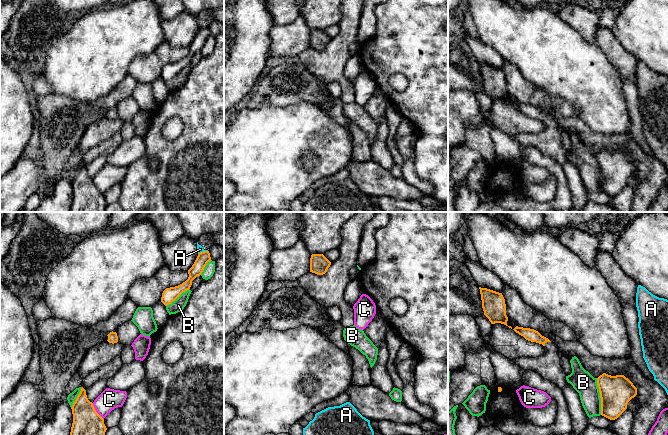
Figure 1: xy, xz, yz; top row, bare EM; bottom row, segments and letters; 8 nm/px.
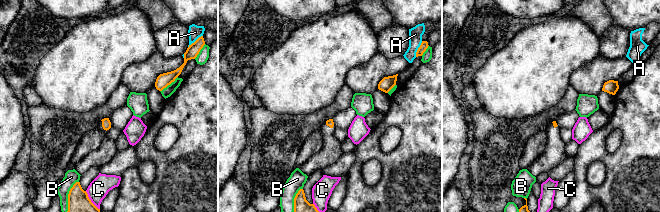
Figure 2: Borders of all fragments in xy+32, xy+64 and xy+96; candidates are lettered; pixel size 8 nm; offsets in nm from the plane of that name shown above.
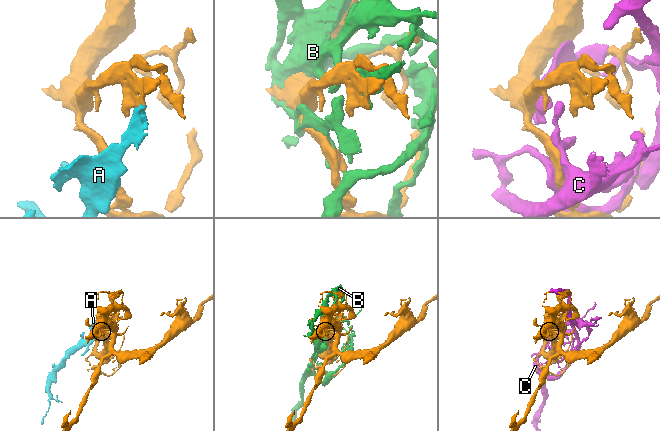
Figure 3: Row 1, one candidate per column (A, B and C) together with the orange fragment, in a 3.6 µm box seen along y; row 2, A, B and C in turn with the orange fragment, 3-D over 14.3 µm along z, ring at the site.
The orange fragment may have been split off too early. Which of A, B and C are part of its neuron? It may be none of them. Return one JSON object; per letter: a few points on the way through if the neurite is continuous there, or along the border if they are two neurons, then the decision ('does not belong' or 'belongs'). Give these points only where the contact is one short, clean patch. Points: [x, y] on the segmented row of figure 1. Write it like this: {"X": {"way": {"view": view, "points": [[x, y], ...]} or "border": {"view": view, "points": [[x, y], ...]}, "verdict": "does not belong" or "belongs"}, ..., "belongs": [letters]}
{"A": {"border": {"view": "xy", "points": [[207, 250], [198, 253]]}, "verdict": "does not belong"}, "B": {"verdict": "does not belong"}, "C": {"verdict": "does not belong"}, "belongs": []}

